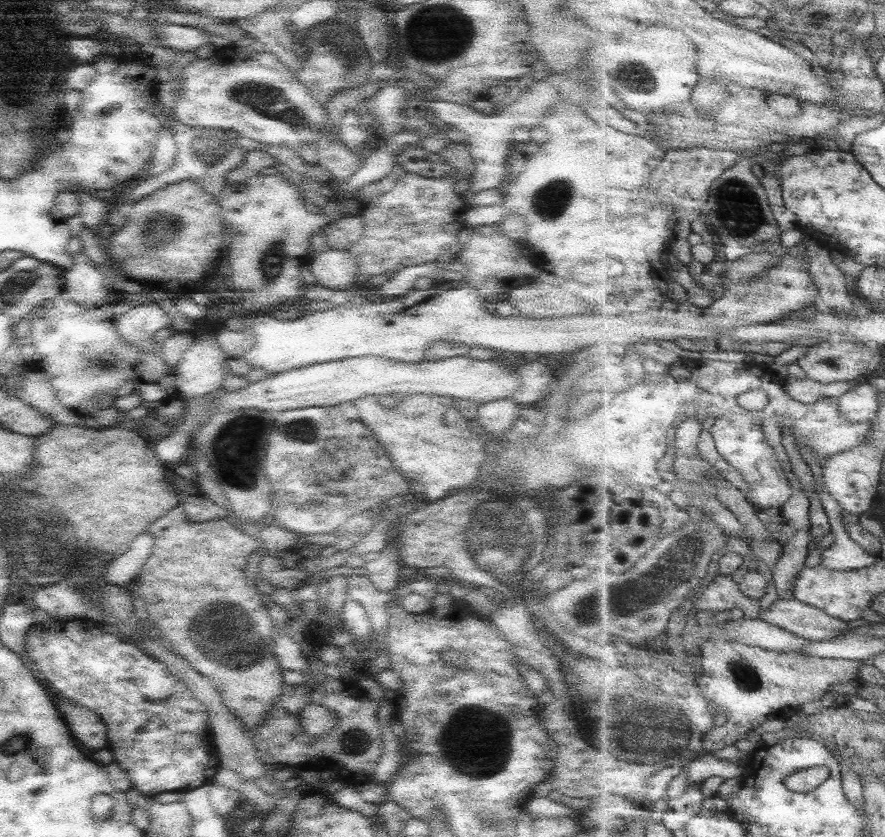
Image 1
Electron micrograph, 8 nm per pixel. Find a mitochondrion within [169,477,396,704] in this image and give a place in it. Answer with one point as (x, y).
(225, 636)

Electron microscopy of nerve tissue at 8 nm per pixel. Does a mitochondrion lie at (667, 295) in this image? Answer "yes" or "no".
no

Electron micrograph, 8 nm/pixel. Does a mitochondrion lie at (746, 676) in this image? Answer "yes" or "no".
yes

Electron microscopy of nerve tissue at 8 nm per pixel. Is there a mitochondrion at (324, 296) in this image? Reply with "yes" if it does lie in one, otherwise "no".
no

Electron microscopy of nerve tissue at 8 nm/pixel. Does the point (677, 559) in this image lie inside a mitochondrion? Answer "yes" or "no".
yes

